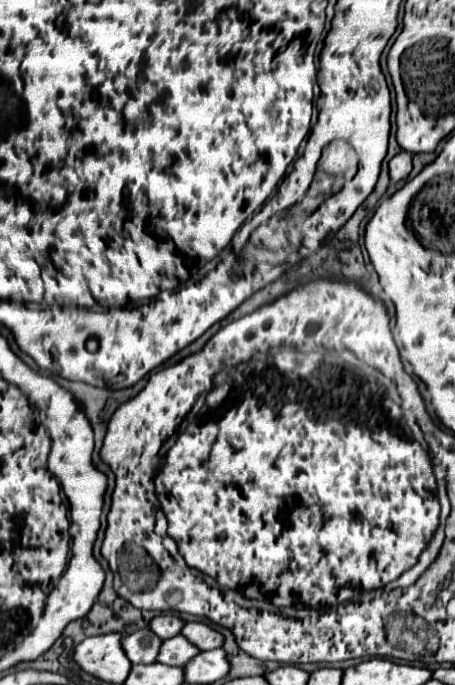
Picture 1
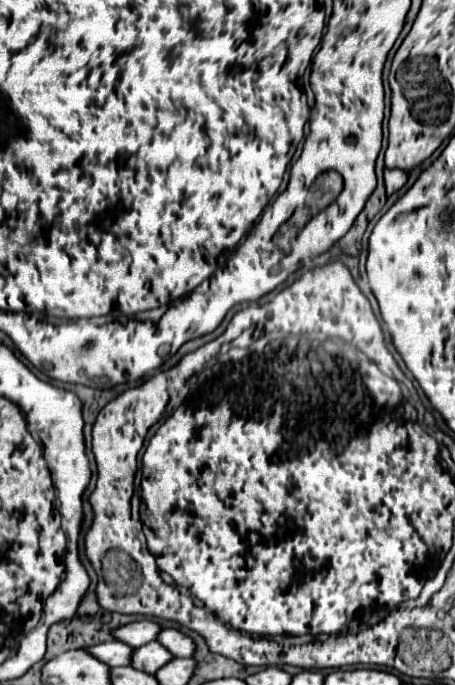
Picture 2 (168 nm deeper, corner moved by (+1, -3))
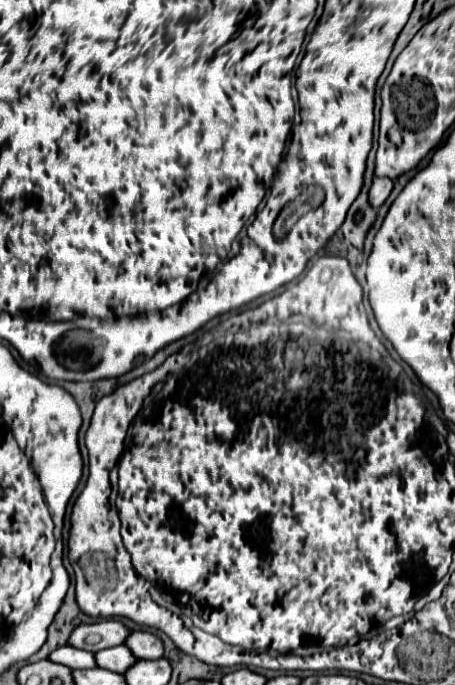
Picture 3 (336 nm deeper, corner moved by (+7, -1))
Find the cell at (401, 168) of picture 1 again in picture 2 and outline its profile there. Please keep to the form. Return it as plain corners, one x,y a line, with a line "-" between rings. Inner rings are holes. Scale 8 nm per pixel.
386,169
384,171
384,181
386,181
386,191
388,195
392,195
394,191
398,191
400,187
404,187
408,175
402,169

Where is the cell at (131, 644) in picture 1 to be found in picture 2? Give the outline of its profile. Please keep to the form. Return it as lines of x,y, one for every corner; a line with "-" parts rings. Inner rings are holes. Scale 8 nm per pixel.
106,641
100,645
92,645
88,647
88,651
98,657
100,661
104,661
110,667
118,667
118,665
130,665
130,655
134,649
126,647
126,643
122,641

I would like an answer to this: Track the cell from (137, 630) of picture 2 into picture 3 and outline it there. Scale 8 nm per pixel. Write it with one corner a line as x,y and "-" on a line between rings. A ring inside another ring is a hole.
106,619
106,621
96,621
90,625
78,625
72,631
68,645
96,653
100,649
122,645
124,639
128,637
128,633
130,631
120,621

